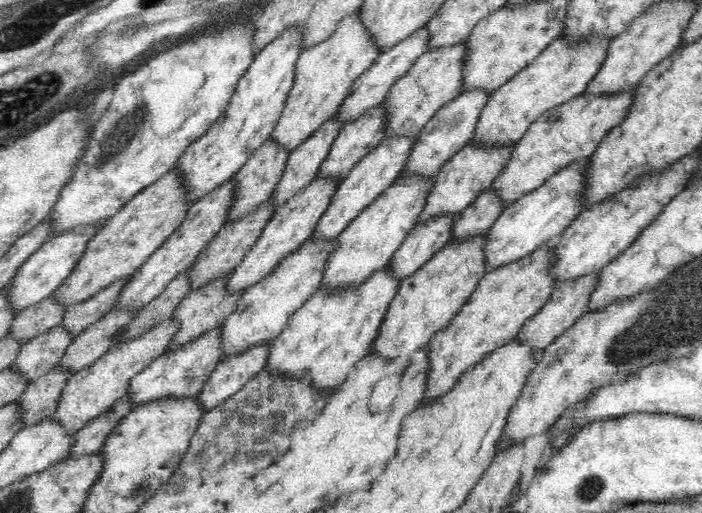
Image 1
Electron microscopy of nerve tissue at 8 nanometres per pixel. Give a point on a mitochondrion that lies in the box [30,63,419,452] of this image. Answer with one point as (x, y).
(124, 133)

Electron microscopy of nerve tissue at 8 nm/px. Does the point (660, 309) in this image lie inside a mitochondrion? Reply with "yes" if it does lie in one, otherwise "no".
yes

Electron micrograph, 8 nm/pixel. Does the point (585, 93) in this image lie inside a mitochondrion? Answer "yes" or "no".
no

